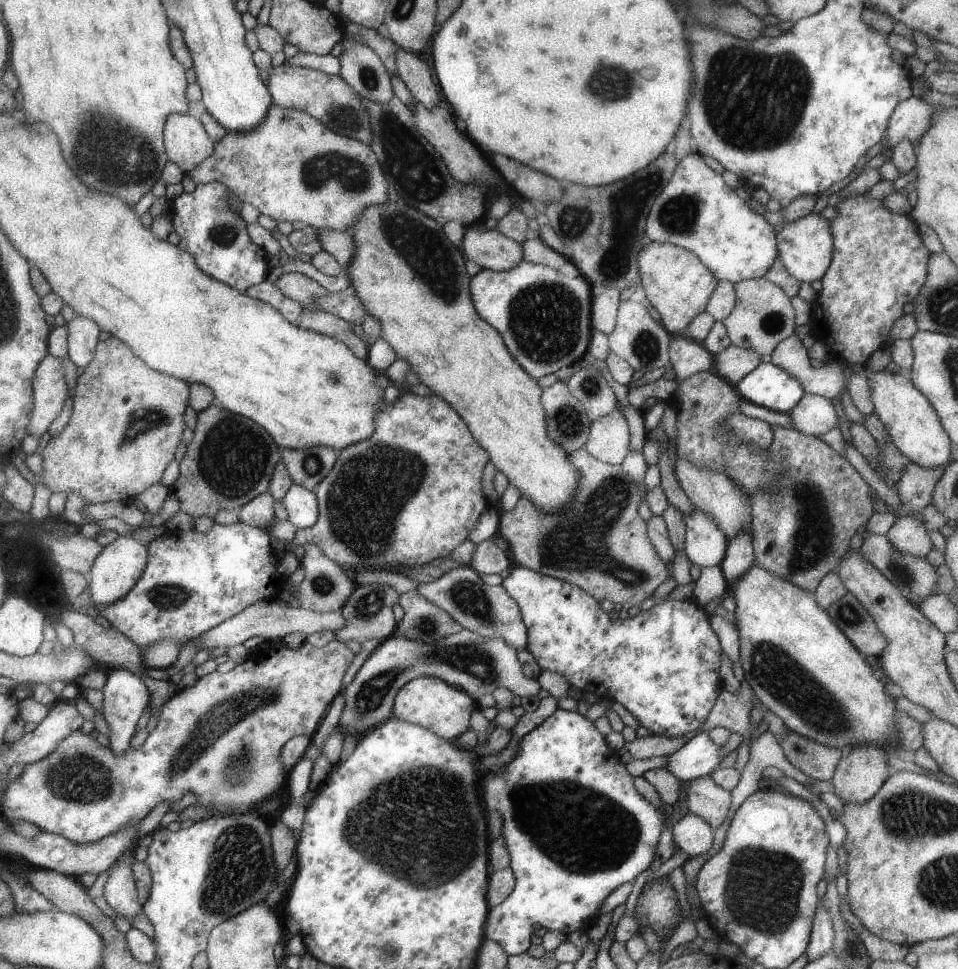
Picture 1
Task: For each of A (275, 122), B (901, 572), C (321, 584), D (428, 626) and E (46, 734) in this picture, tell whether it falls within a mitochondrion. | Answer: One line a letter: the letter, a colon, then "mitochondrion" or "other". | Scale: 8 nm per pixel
A: other
B: mitochondrion
C: mitochondrion
D: mitochondrion
E: other

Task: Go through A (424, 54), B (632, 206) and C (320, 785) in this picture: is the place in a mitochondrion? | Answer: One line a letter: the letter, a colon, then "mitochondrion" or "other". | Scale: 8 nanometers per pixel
A: other
B: mitochondrion
C: other

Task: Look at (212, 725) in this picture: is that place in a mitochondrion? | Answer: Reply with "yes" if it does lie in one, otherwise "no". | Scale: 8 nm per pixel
yes

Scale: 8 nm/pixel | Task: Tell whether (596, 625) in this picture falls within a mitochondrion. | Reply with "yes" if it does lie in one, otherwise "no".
no

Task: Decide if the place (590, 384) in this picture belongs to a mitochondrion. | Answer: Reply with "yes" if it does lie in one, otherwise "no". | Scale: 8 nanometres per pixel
yes

